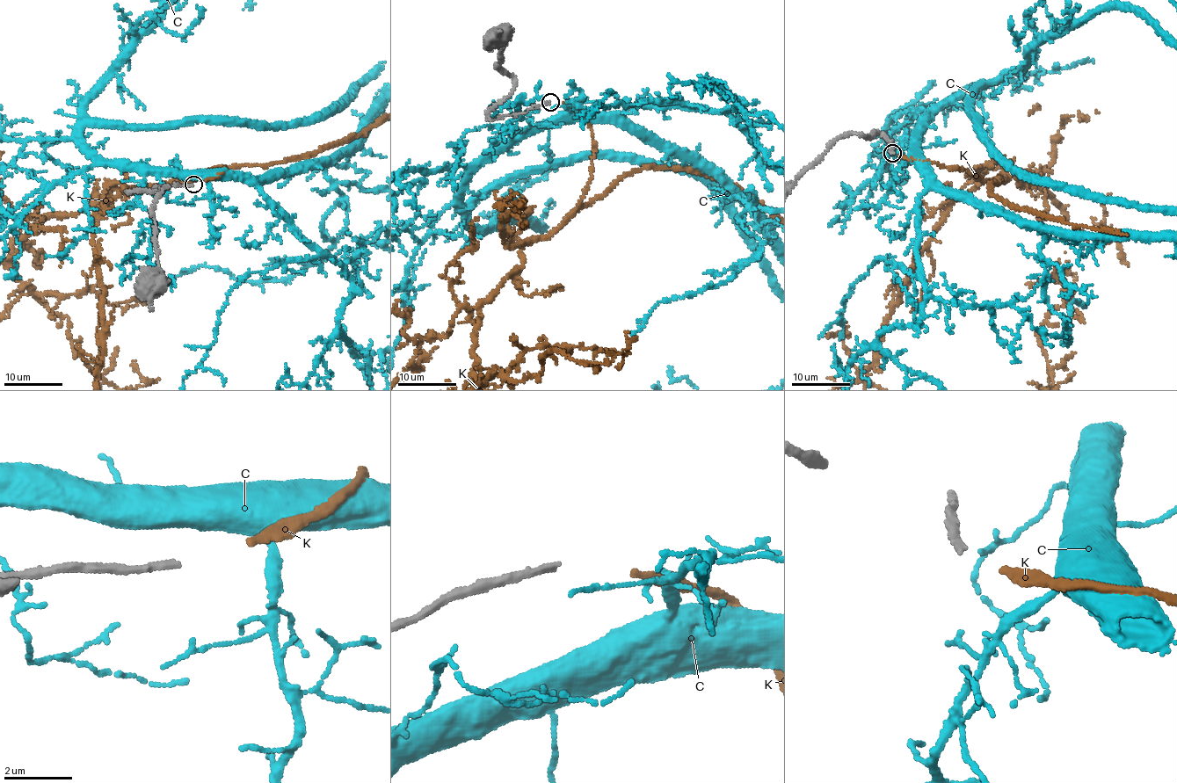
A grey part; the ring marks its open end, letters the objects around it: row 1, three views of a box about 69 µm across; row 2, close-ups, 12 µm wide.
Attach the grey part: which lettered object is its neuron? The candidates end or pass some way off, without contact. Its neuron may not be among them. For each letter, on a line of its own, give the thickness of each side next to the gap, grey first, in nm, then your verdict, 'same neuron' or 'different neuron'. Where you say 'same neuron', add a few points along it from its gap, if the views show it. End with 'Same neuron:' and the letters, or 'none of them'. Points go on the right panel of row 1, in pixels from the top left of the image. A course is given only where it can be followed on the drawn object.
C: calibres 180 and 140 nm; different neuron
K: calibres 180 and 190 nm; same neuron
Same neuron: K

